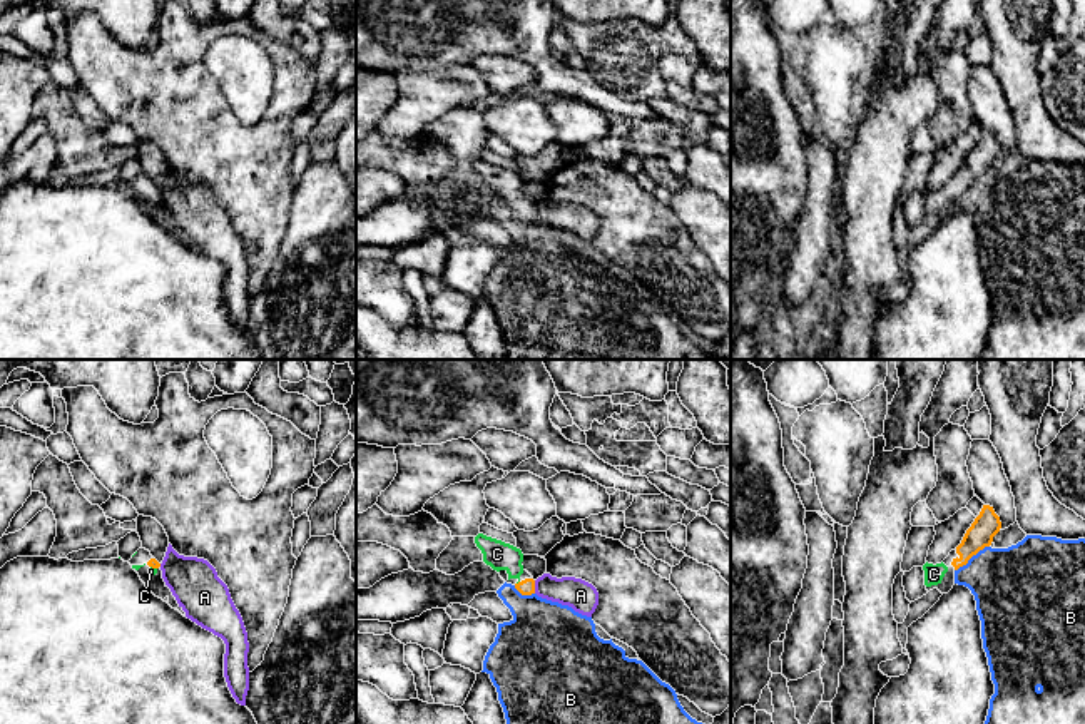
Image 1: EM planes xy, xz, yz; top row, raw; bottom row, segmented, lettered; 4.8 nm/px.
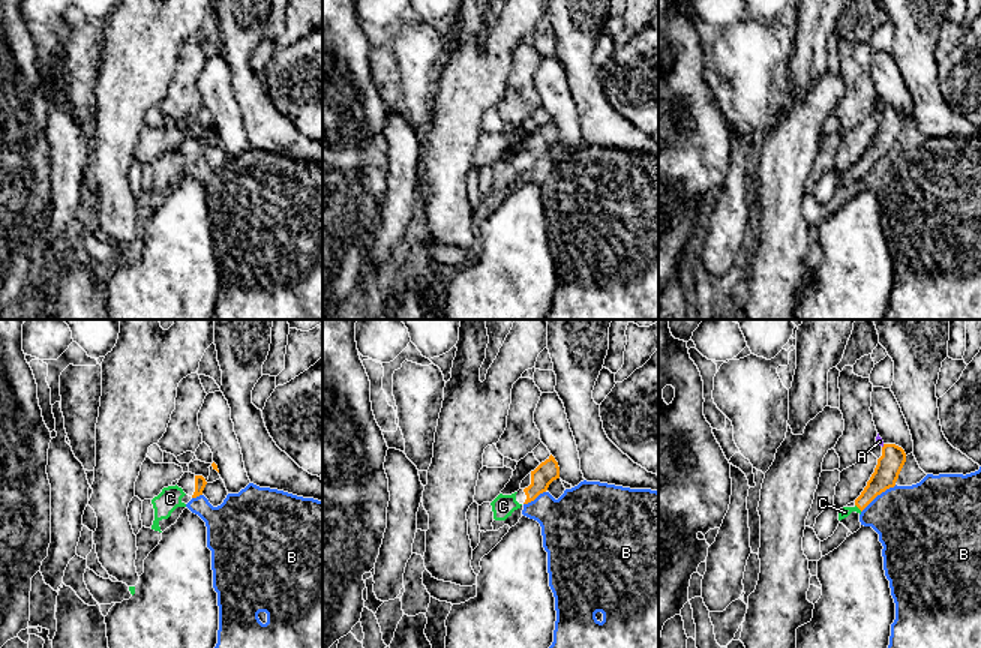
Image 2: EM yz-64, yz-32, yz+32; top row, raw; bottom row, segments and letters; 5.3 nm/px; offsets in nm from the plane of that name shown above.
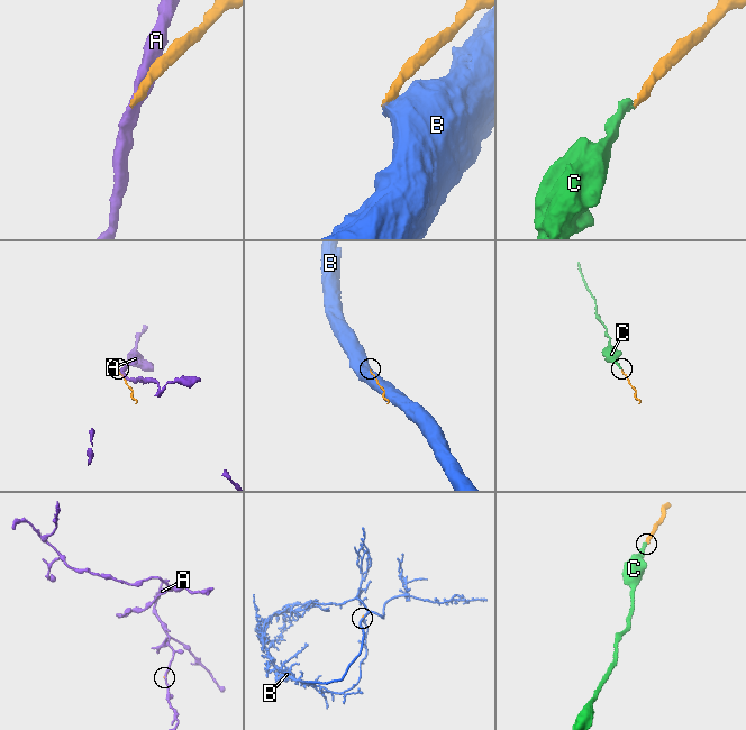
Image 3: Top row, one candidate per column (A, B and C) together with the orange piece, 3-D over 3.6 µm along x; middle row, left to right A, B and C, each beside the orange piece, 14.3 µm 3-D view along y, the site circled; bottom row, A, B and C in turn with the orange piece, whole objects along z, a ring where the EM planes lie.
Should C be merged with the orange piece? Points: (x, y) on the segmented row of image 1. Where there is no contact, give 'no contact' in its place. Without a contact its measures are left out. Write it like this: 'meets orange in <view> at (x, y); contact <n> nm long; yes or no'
meets orange in xy at (154, 567); contact 40 nm long; yes

